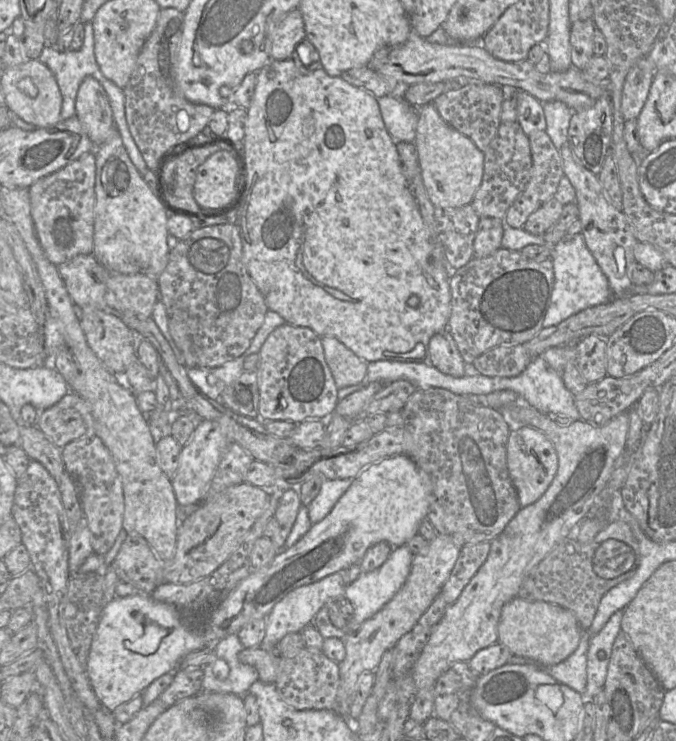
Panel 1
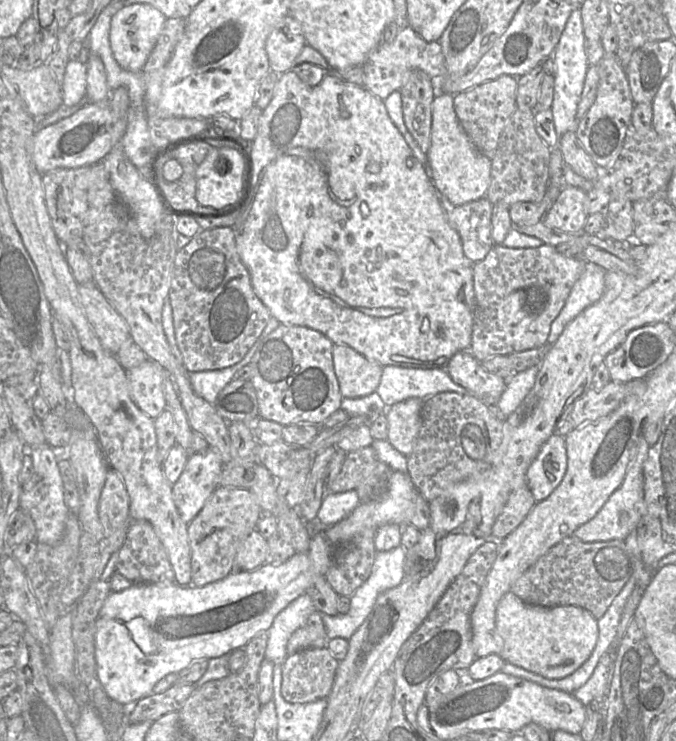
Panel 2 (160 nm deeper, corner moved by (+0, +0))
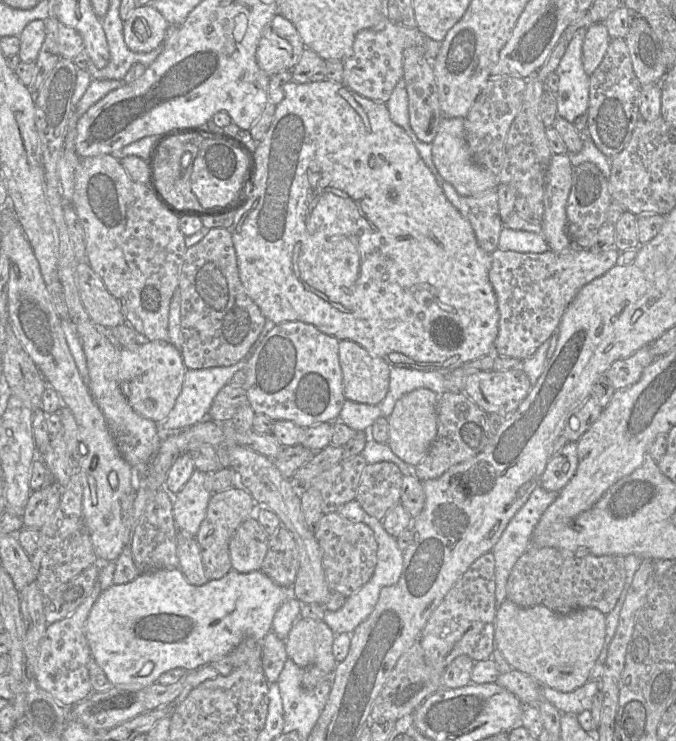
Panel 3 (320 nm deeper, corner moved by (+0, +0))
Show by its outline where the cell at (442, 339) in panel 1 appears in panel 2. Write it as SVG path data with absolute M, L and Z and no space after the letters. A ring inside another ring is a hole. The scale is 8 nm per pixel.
M469 351L455 353L446 371L456 384L488 405L496 404L506 388L506 379L486 371Z

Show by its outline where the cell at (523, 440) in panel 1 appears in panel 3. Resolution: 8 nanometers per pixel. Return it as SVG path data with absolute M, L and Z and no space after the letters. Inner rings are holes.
M568 442L555 456L549 458L540 477L539 486L548 491L559 492L573 477L577 465L577 444Z

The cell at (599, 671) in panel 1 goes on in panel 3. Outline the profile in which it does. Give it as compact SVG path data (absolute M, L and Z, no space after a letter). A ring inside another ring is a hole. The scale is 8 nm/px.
M598 680L590 681L571 692L561 692L541 686L542 699L550 702L561 713L580 714L591 709L593 696L600 690Z

